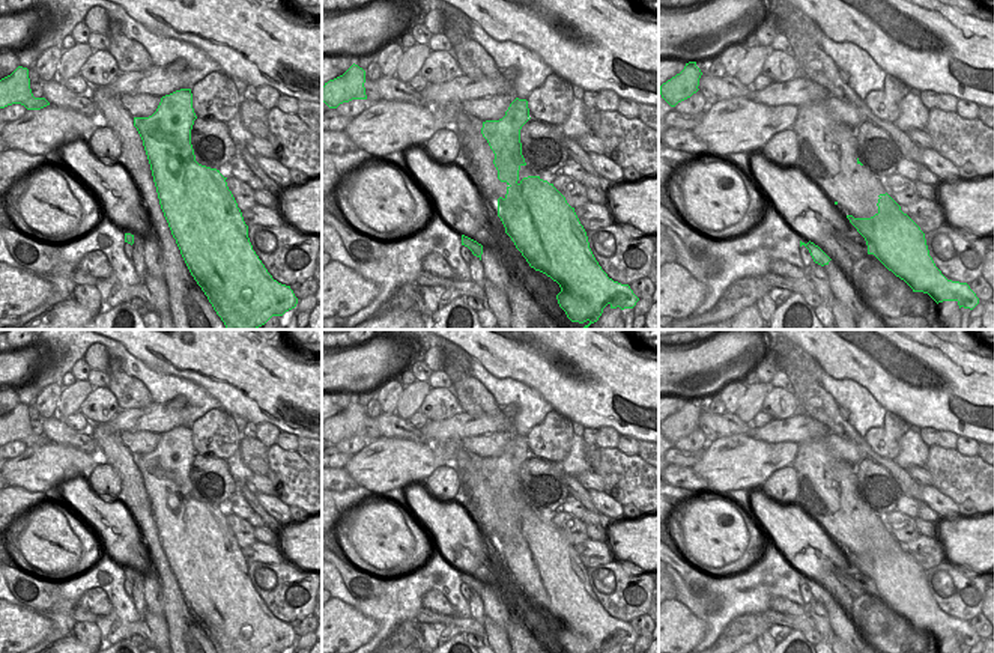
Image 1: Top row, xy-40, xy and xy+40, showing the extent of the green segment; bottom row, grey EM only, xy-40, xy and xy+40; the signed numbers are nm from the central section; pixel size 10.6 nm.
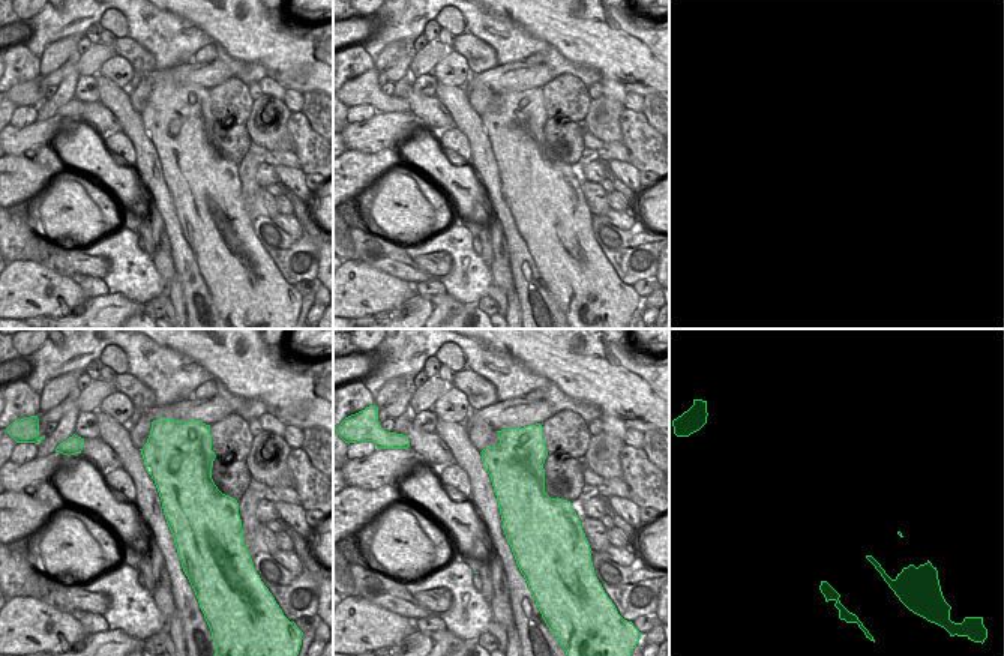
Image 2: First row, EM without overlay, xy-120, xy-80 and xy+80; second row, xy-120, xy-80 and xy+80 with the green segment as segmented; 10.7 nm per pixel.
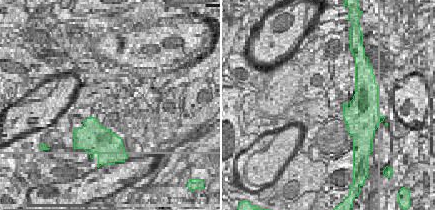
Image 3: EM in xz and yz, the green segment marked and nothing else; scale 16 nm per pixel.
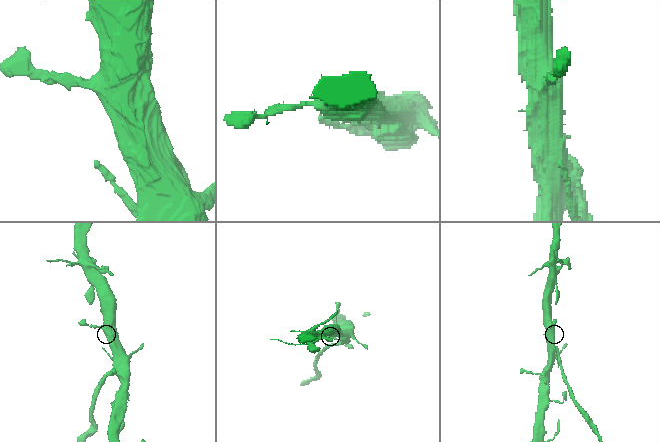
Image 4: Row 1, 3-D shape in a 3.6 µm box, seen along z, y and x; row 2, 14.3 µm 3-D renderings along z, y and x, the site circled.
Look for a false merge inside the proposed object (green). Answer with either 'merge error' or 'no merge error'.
merge error

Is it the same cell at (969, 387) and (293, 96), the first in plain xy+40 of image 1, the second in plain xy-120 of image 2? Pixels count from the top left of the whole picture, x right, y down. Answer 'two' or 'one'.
two

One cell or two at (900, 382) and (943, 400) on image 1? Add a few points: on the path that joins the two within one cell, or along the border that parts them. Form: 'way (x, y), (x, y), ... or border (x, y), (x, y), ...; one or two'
way (910, 385), (933, 390); one

